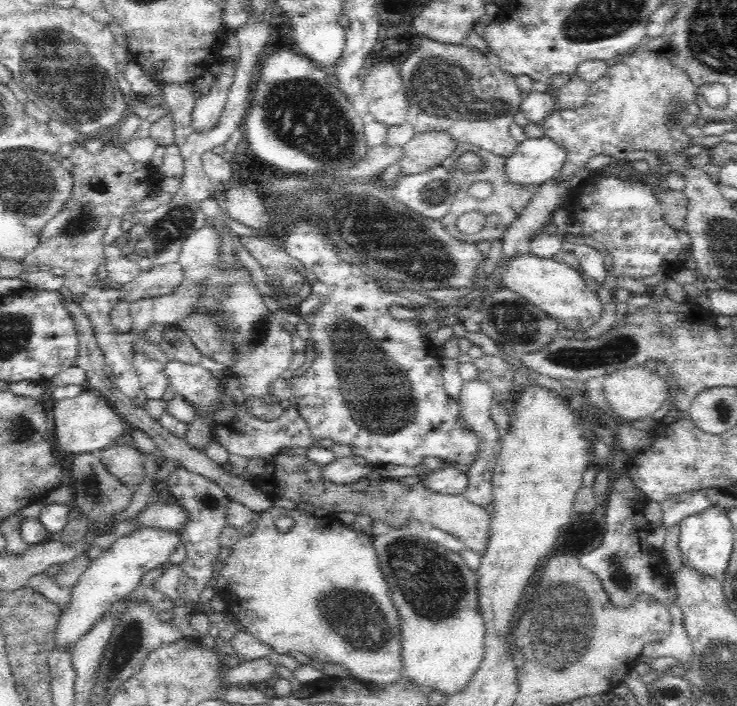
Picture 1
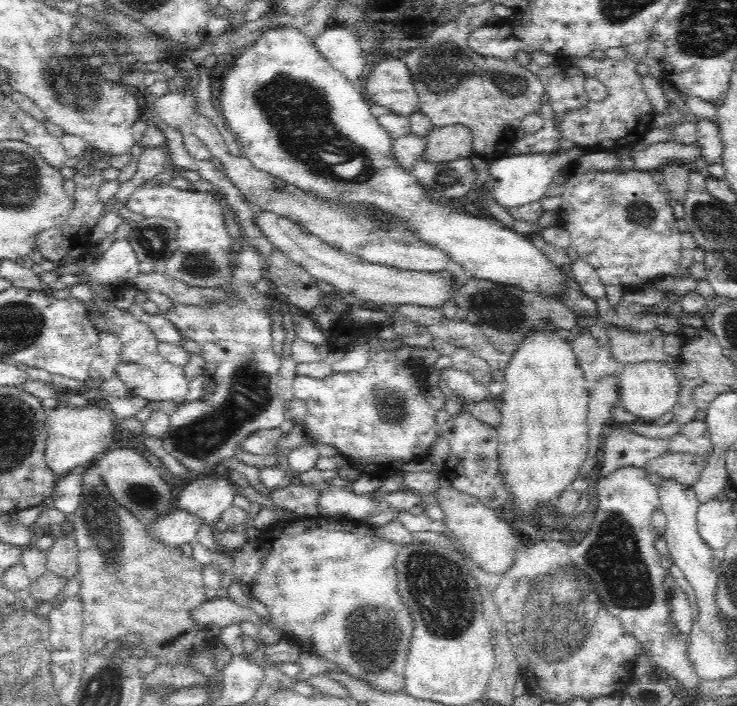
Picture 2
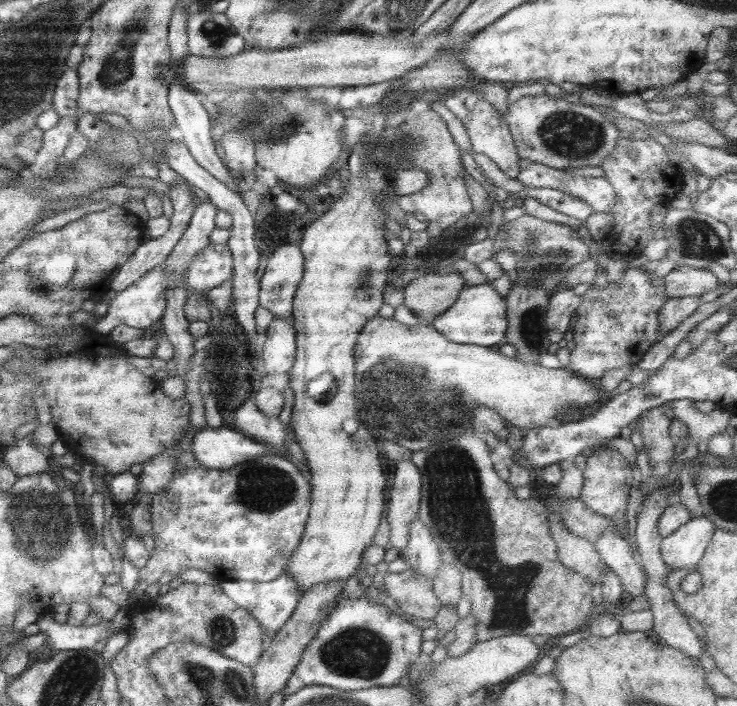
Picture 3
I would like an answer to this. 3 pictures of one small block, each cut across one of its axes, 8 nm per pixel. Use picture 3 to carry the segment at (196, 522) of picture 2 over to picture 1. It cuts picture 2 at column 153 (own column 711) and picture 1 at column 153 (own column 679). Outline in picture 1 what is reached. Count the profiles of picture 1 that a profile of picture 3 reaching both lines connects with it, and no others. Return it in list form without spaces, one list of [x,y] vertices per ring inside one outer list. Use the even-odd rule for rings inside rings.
[[[141,526],[132,534],[118,538],[109,550],[102,552],[99,558],[90,562],[76,586],[71,590],[72,604],[61,616],[58,631],[54,636],[55,644],[62,647],[70,645],[73,648],[80,636],[100,621],[104,610],[108,610],[113,602],[131,591],[142,575],[151,574],[154,570],[159,571],[163,564],[170,562],[170,556],[181,545],[183,541],[180,532],[166,529],[166,527]]]

